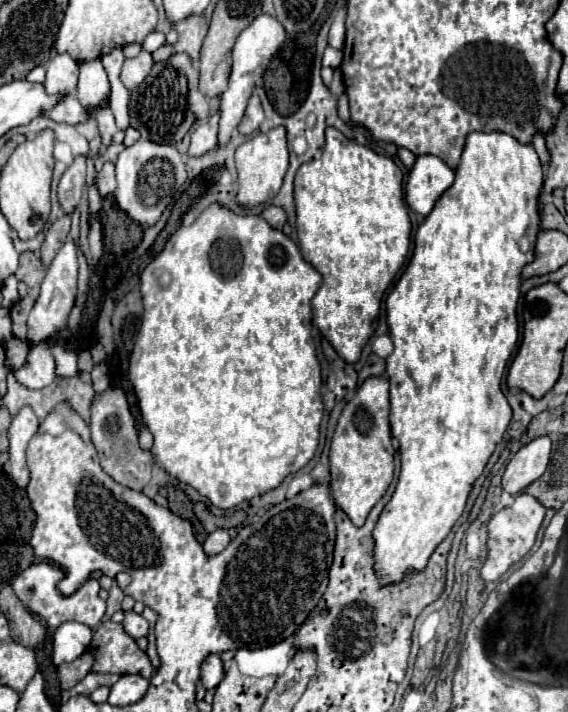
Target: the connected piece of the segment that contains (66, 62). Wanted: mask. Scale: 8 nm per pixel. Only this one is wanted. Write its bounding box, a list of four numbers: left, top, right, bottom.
[45,53,79,95]

